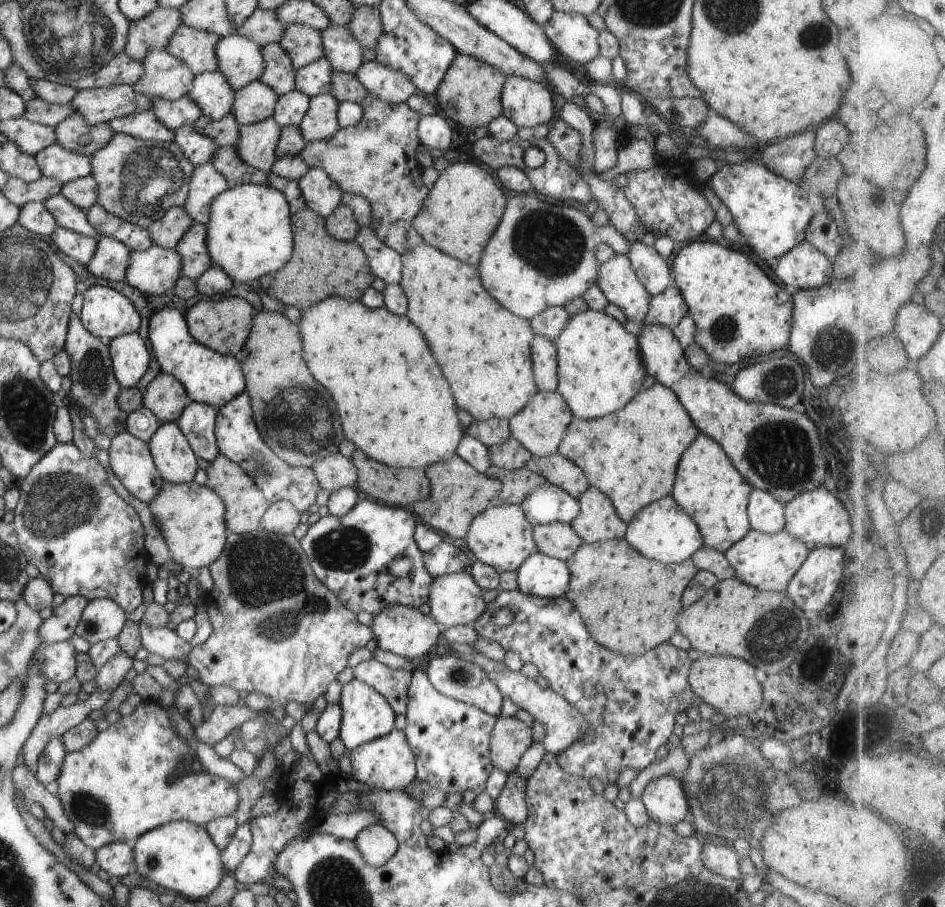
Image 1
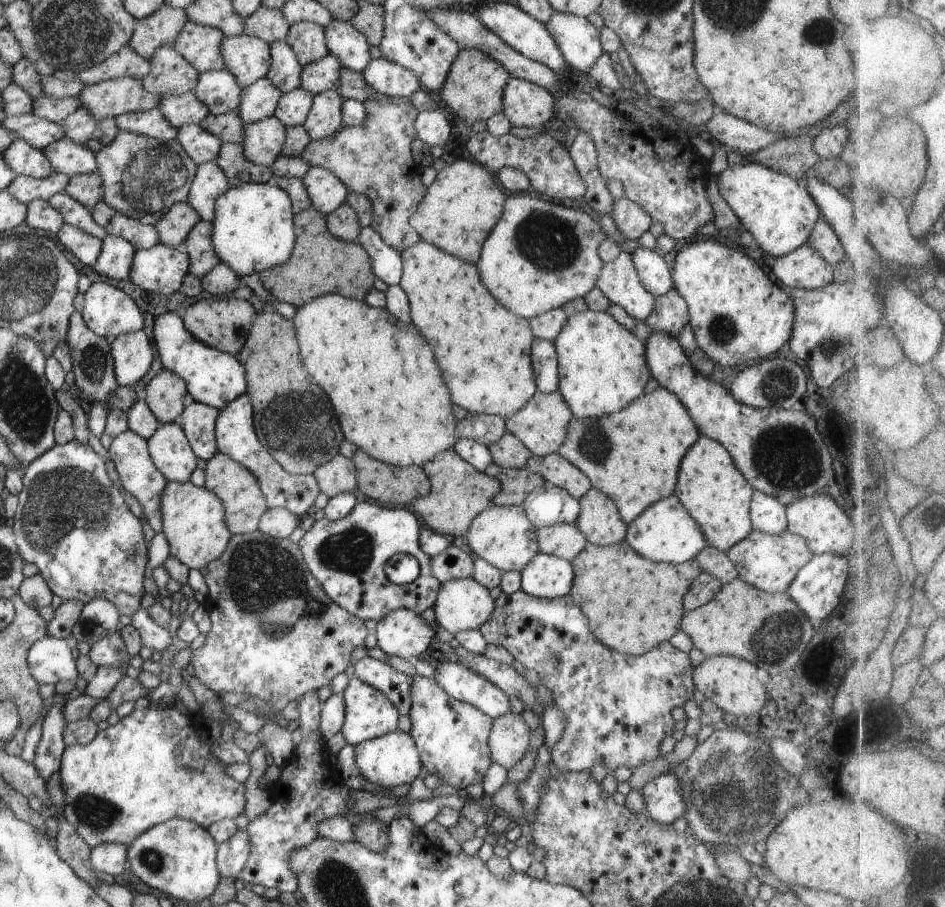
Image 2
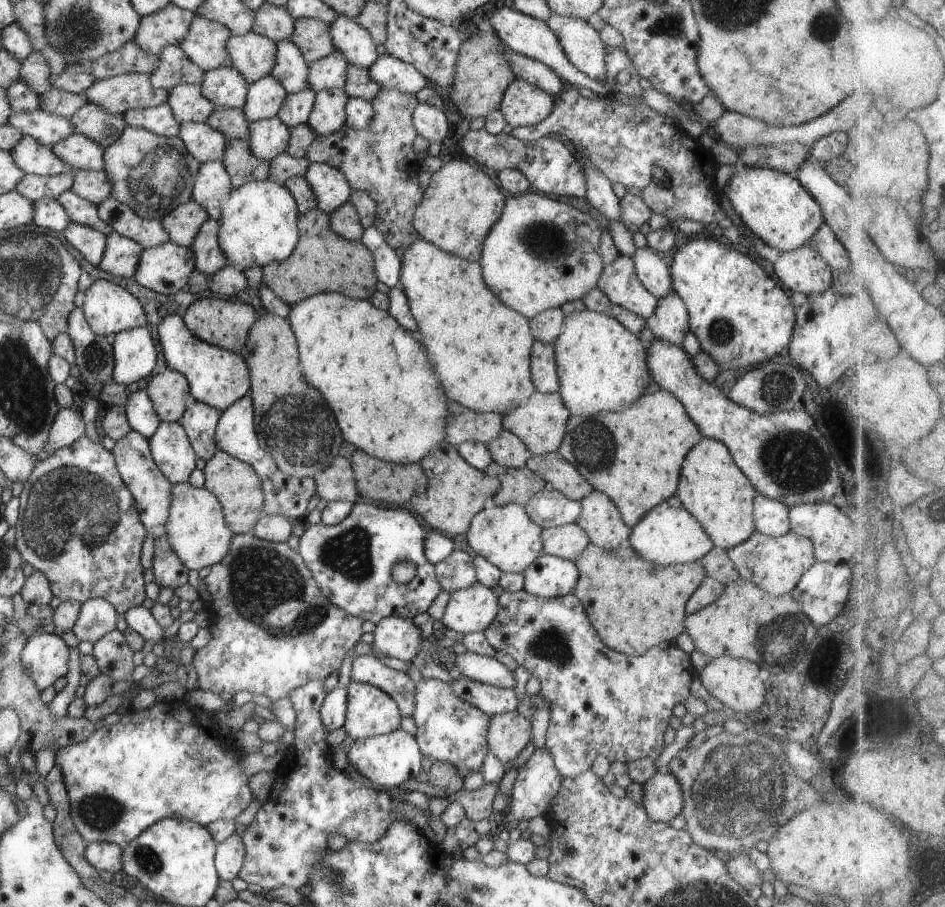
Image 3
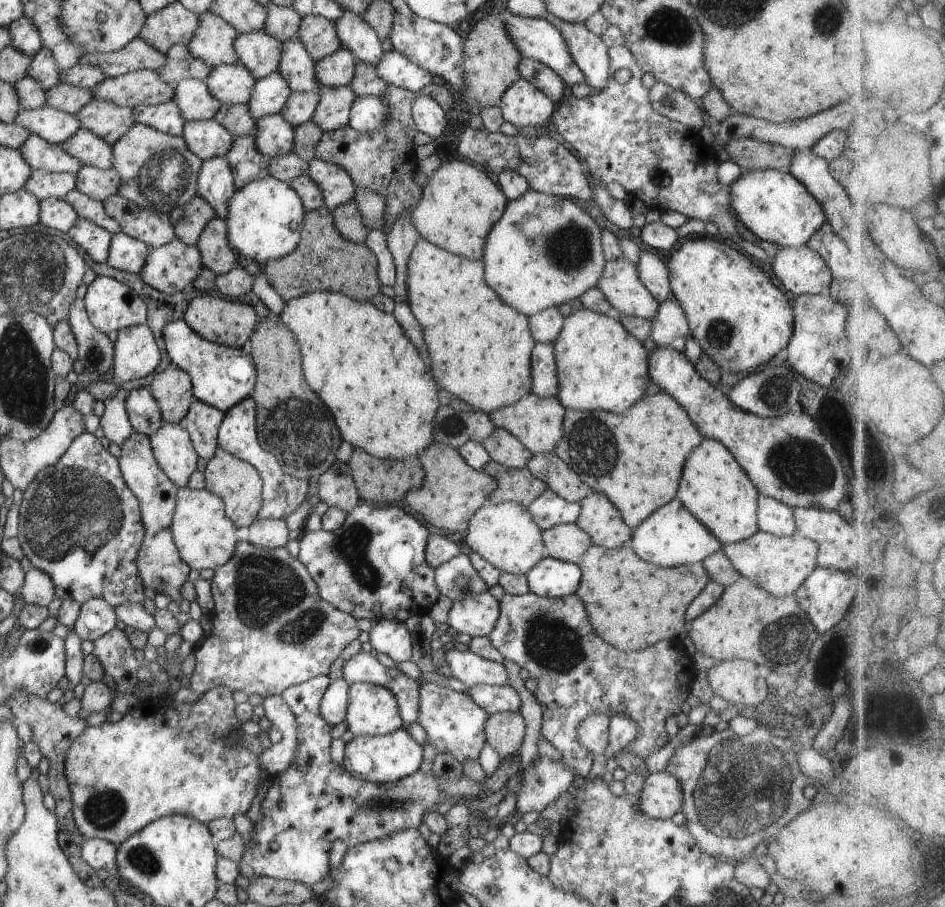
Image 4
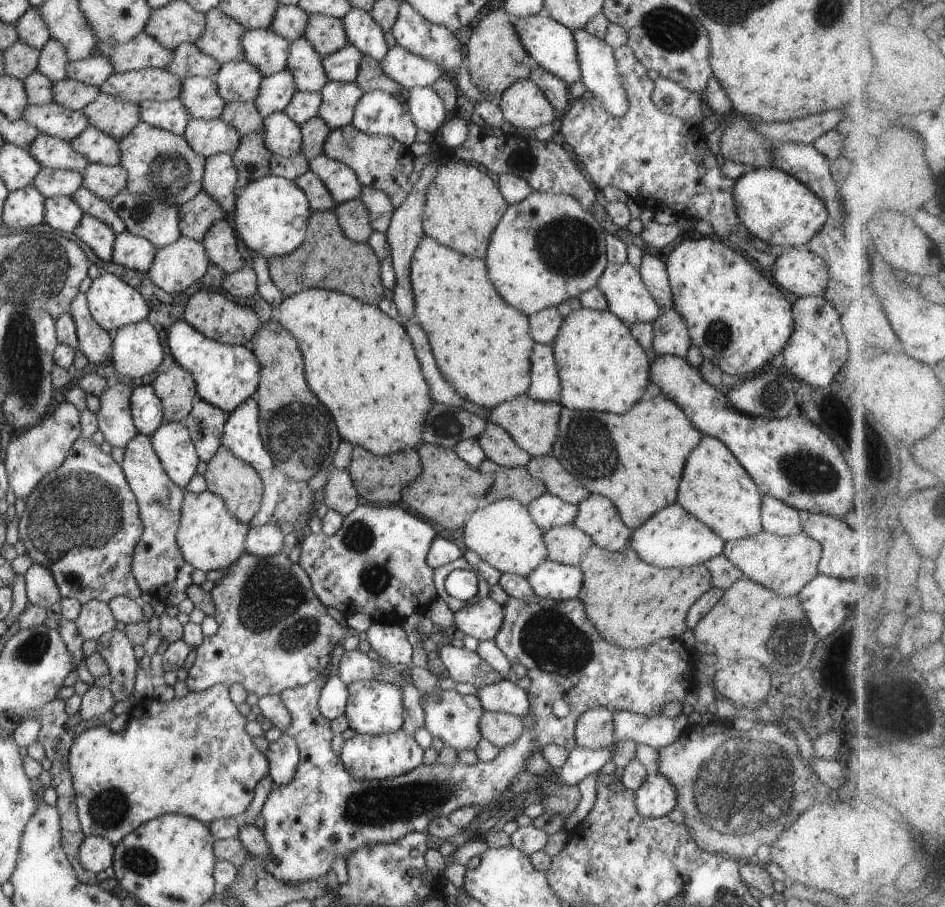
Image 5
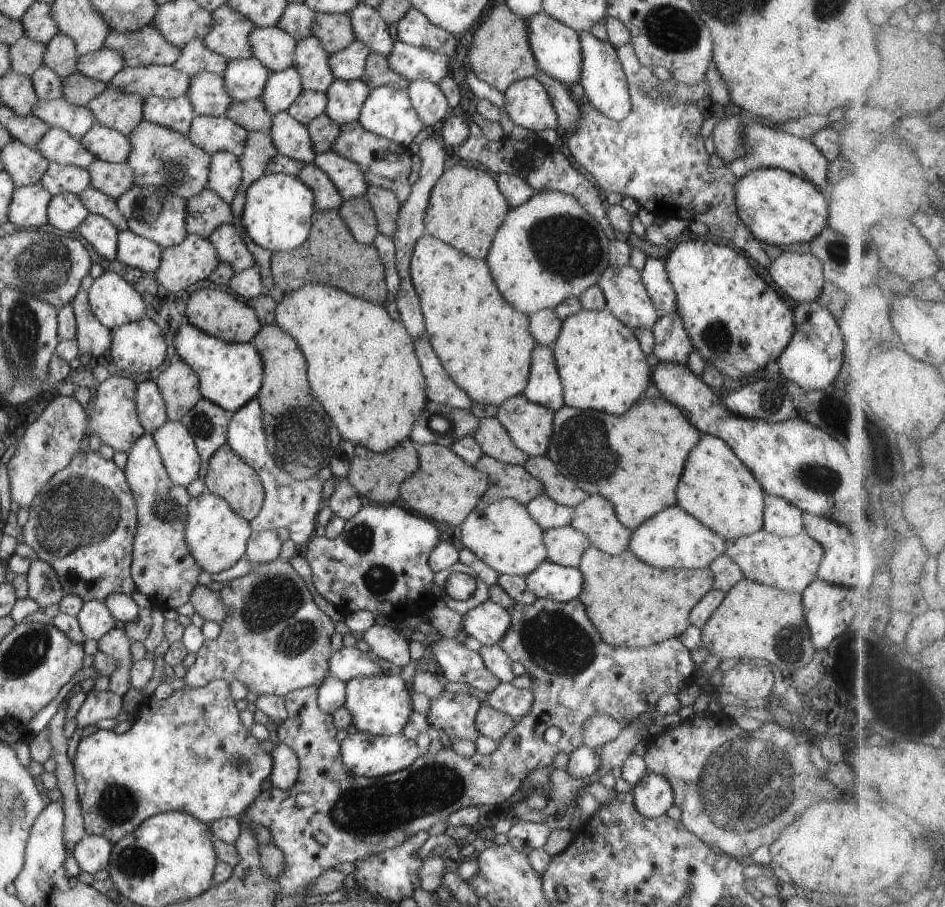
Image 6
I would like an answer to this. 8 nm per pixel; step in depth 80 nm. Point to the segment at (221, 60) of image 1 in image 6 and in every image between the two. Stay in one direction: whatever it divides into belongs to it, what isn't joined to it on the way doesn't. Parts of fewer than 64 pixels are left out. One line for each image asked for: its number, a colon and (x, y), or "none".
2: (248, 58)
3: (253, 56)
4: (260, 53)
5: (267, 51)
6: (273, 47)

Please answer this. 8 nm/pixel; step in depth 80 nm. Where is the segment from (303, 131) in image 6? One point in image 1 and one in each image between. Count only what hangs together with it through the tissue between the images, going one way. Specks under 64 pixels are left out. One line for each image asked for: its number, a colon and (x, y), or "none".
1: (257, 142)
2: (263, 140)
3: (268, 138)
4: (274, 137)
5: (282, 136)

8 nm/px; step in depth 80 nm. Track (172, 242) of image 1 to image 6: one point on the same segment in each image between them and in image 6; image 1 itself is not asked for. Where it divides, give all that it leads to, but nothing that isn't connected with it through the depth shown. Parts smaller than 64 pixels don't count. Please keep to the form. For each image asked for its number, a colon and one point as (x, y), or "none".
2: (173, 228)
3: (182, 224)
4: (188, 220)
5: (196, 215)
6: (205, 212)

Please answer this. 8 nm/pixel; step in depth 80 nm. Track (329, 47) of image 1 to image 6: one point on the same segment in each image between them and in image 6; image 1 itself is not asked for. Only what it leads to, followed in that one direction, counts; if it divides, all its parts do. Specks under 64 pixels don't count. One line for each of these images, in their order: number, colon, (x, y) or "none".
2: (349, 46)
3: (349, 38)
4: (354, 34)
5: (362, 31)
6: (368, 27)

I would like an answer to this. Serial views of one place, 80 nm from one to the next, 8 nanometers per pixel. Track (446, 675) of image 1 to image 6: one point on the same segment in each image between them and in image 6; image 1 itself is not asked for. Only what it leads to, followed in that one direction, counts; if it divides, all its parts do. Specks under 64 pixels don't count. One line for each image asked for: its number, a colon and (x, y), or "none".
2: (460, 682)
3: (493, 700)
4: (493, 699)
5: (505, 697)
6: (506, 698)

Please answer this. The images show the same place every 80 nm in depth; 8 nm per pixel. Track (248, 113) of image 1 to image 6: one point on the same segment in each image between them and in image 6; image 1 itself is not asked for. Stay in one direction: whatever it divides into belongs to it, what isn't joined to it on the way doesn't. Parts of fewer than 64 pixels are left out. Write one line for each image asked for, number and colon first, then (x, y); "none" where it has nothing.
2: (258, 101)
3: (264, 98)
4: (269, 94)
5: (275, 91)
6: (281, 89)

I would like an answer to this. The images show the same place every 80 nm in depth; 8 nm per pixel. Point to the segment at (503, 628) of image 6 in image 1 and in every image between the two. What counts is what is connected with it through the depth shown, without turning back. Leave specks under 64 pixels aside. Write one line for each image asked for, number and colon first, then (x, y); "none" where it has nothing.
1: (454, 599)
2: (461, 604)
3: (471, 609)
4: (475, 614)
5: (482, 619)

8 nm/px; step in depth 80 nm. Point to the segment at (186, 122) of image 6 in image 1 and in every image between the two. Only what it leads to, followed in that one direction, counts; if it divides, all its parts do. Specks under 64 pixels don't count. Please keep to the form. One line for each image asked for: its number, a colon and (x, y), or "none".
1: (143, 125)
2: (151, 123)
3: (160, 120)
4: (165, 117)
5: (172, 115)

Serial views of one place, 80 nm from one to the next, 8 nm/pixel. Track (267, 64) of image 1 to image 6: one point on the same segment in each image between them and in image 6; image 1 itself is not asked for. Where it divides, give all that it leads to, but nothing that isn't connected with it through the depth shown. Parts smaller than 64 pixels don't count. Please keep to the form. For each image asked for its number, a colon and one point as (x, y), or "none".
2: (285, 69)
3: (291, 70)
4: (296, 65)
5: (304, 63)
6: (310, 59)

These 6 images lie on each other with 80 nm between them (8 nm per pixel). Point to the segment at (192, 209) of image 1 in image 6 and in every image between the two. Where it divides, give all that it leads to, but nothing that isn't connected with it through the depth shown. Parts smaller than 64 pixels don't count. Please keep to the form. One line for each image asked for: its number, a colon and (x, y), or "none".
2: (209, 182)
3: (212, 185)
4: (215, 184)
5: (219, 180)
6: (225, 174)

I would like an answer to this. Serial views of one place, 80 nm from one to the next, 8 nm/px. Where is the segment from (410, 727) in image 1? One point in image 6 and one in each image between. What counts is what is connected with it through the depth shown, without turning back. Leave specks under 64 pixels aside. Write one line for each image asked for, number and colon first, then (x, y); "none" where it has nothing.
2: (452, 737)
3: (449, 730)
4: (454, 724)
5: (453, 717)
6: (454, 713)

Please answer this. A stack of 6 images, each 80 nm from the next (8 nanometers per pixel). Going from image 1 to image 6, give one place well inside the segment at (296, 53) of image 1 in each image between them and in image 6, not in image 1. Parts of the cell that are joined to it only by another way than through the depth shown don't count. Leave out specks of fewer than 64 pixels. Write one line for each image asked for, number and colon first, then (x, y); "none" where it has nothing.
2: (307, 40)
3: (311, 36)
4: (318, 34)
5: (326, 34)
6: (334, 31)

